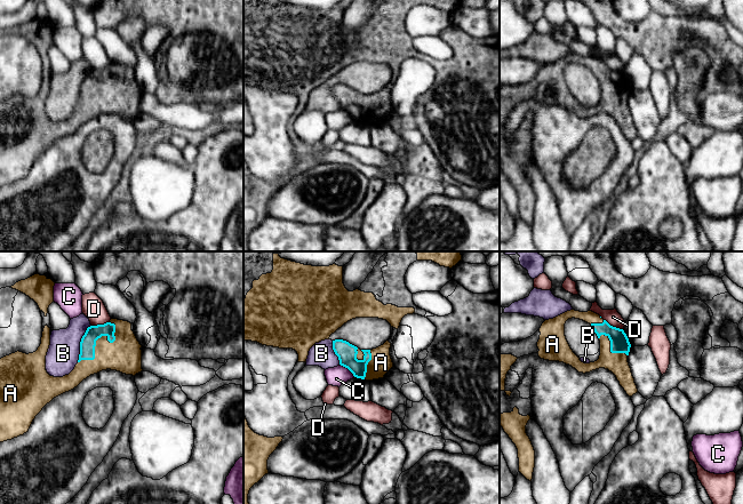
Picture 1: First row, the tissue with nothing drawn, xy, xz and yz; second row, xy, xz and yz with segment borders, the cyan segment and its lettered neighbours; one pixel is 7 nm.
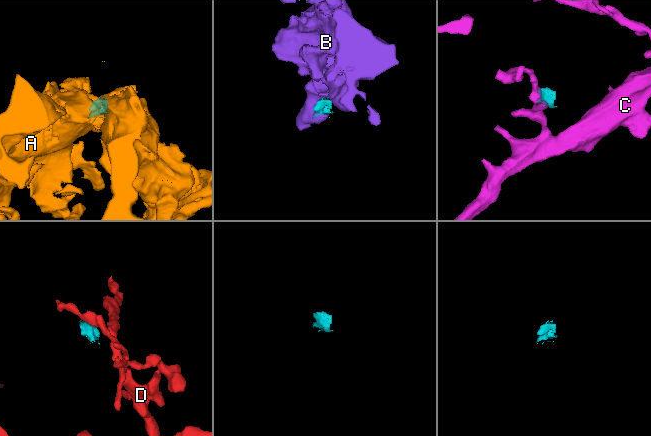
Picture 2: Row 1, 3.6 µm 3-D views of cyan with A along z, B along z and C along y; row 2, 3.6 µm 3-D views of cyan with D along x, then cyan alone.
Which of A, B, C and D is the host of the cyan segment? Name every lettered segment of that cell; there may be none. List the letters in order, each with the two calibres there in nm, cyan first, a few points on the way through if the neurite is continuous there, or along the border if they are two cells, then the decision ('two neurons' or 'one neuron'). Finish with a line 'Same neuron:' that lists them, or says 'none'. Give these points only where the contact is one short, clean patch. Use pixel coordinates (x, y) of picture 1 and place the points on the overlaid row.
A: 110 nm thick on the cyan side, 240 nm on the other; one neuron
B: 110 nm thick on the cyan side, 220 nm on the other; two neurons
C: 140 nm thick on the cyan side, 140 nm on the other; border along xz (340, 364), (354, 376); two neurons
D: 130 nm thick on the cyan side, 100 nm on the other; border along yz (604, 319), (622, 329); two neurons
Same neuron: A

